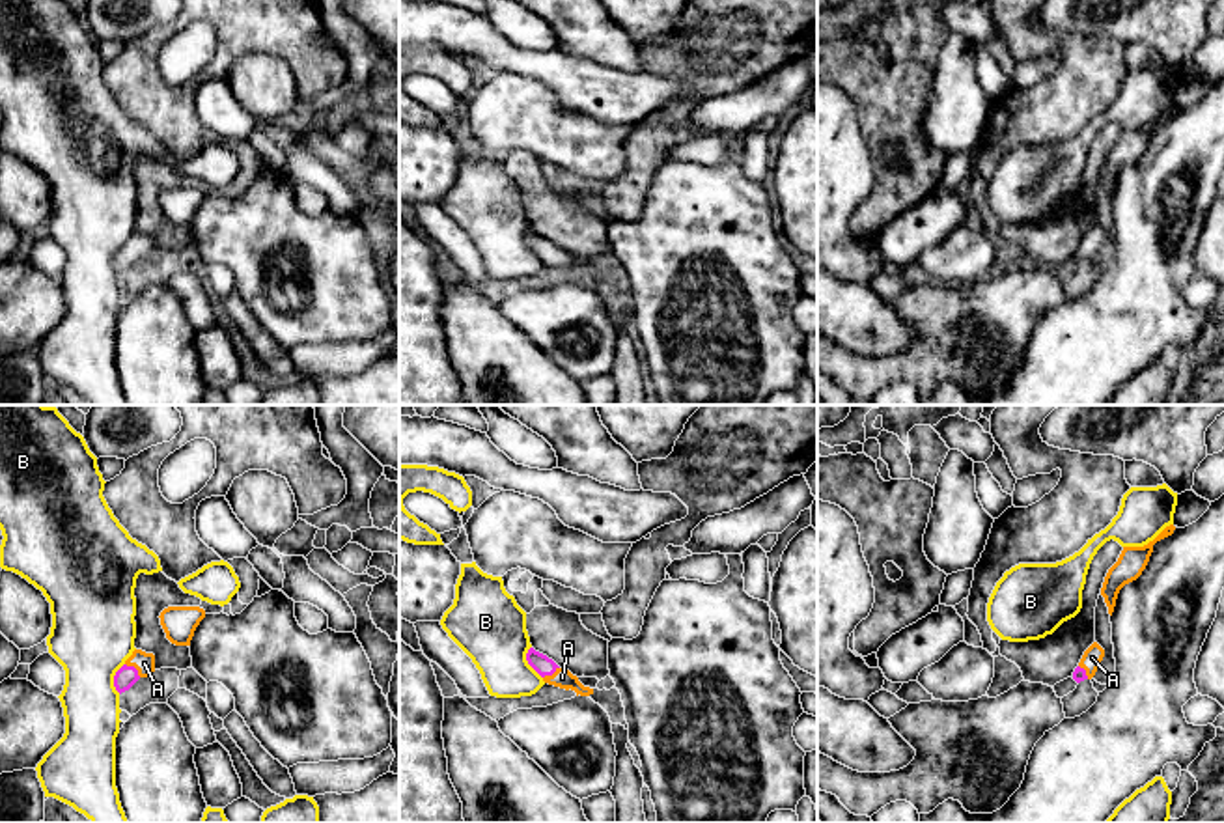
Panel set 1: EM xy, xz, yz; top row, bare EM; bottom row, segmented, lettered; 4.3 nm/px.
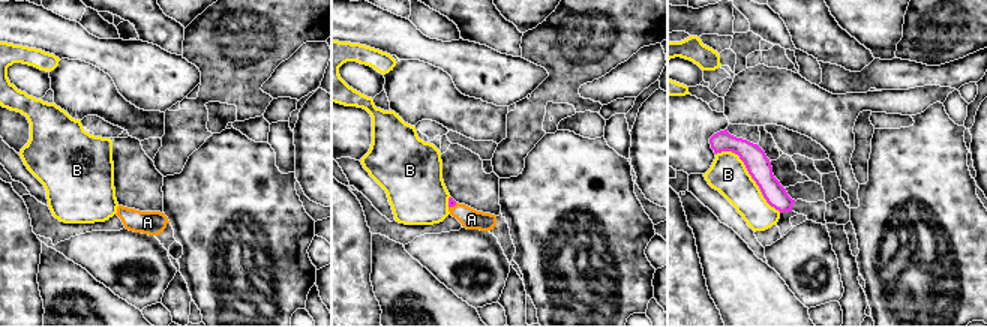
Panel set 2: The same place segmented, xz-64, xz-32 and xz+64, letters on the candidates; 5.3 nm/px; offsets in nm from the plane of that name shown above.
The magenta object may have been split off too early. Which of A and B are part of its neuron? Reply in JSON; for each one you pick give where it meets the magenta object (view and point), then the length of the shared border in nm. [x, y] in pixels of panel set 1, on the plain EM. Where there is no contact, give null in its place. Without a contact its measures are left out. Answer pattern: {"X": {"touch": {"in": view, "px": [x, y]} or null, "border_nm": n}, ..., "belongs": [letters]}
{"A": {"touch": {"in": "xy", "px": [135, 251]}, "border_nm": 90}, "belongs": ["A"]}

